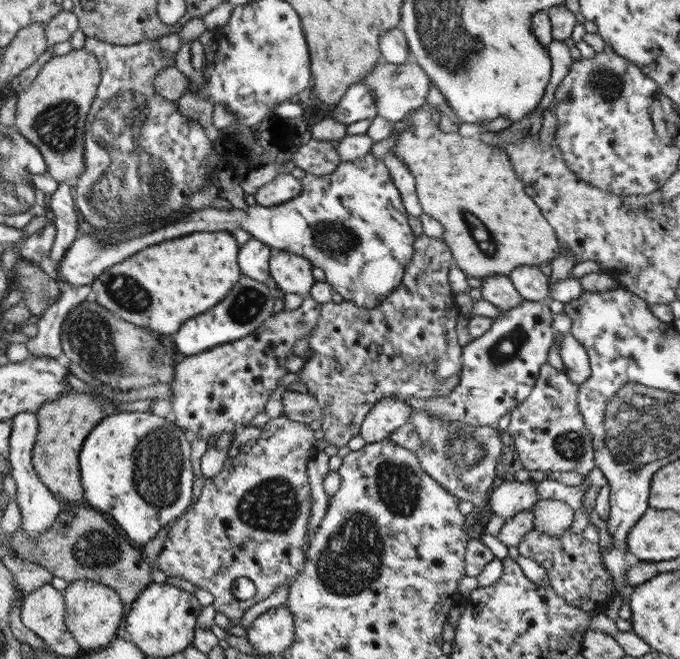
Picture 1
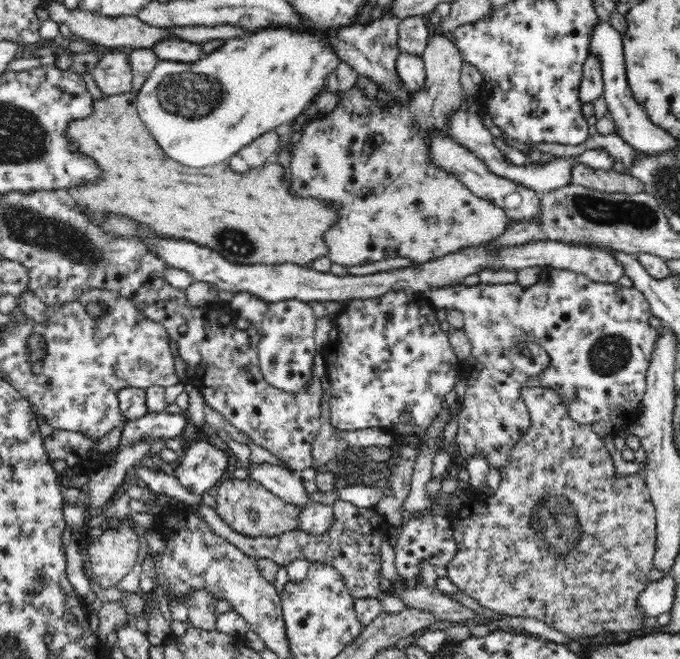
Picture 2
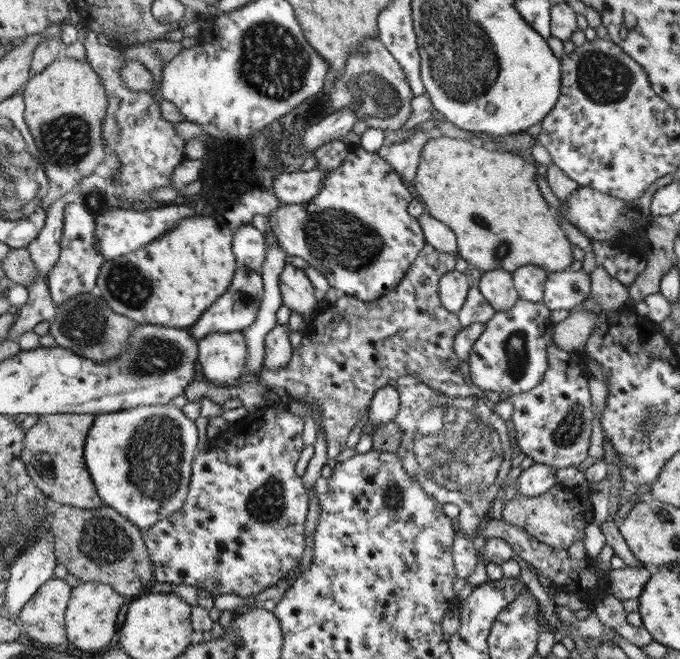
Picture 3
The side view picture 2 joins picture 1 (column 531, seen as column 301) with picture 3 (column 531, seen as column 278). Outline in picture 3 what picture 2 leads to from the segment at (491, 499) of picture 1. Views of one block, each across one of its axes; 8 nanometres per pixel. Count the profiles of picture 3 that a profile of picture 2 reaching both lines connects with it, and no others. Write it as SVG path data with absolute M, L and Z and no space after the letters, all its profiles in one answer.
M534 463L528 469L521 471L515 483L516 490L520 494L540 496L558 484L556 468Z

